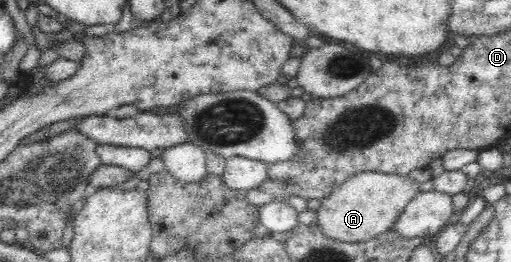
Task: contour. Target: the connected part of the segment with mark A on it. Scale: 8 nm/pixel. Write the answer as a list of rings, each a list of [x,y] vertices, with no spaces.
[[[367,171],[351,176],[322,199],[316,224],[327,237],[341,242],[366,242],[392,230],[405,206],[421,194],[420,184],[409,175]]]

